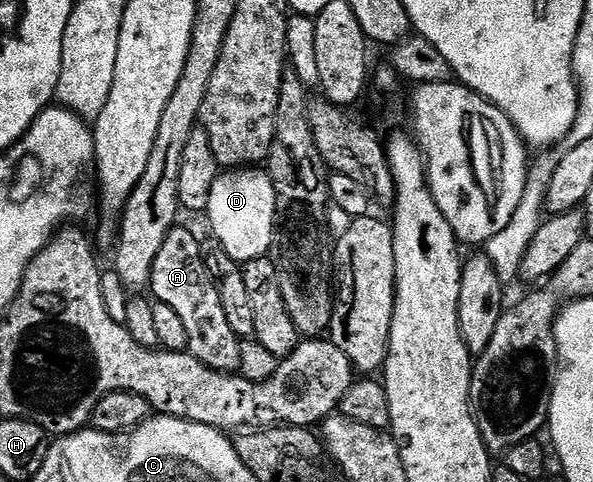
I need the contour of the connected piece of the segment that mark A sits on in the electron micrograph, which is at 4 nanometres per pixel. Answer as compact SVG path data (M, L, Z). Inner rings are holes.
M182 227L173 228L169 231L165 243L161 243L161 252L157 255L156 262L153 263L149 293L155 301L165 303L169 307L173 307L173 311L177 311L177 316L181 318L181 324L185 327L187 336L186 352L201 359L201 363L205 363L205 367L216 369L219 373L235 373L238 370L241 339L235 334L233 327L229 327L225 307L221 307L221 295L217 295L217 287L203 262L203 245L189 230L182 229Z

